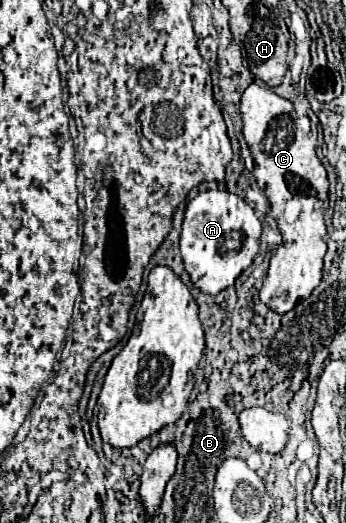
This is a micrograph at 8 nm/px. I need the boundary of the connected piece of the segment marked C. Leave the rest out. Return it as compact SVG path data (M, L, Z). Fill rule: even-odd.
M251 84L241 96L241 118L243 136L255 160L253 176L269 198L271 214L283 236L263 280L261 302L273 312L285 314L299 300L307 300L321 282L323 256L327 252L327 228L323 222L323 214L329 208L327 170L315 154L317 126L307 116L299 116L293 104L273 90Z

